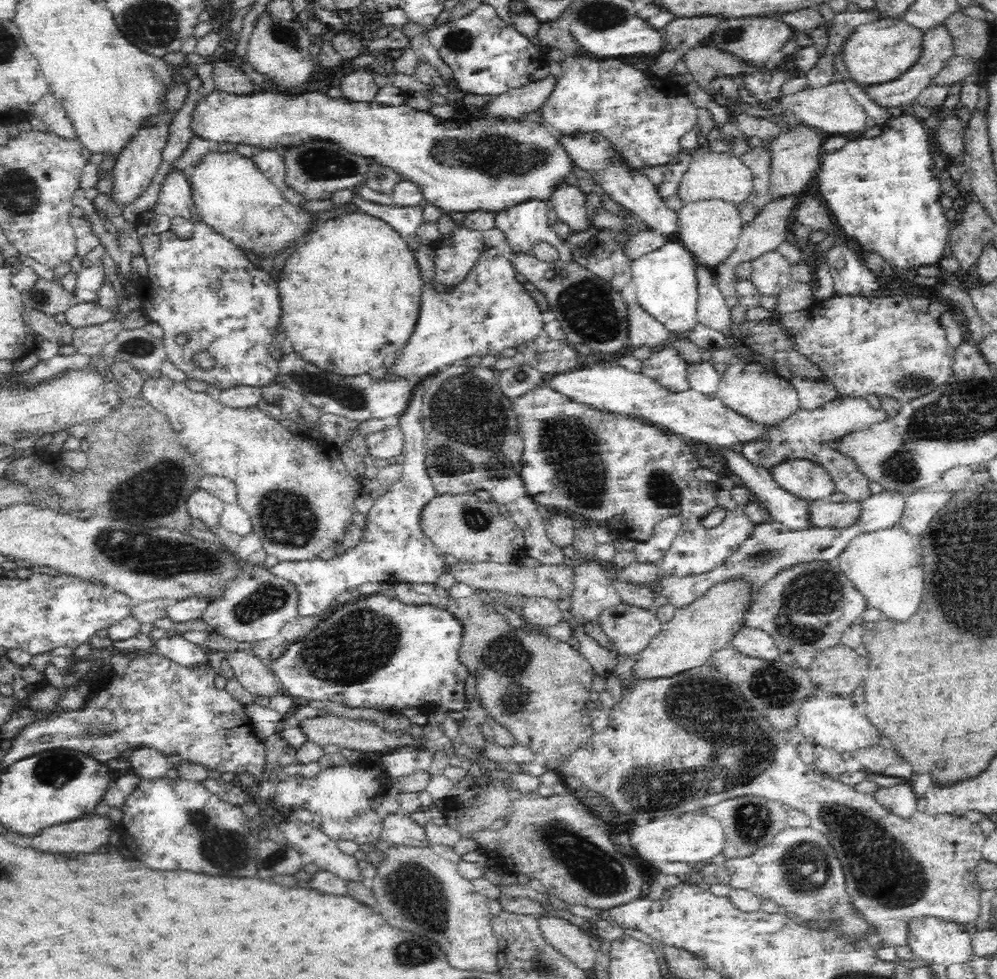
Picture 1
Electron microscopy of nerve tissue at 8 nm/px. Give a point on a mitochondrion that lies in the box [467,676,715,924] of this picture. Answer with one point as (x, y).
(604, 875)

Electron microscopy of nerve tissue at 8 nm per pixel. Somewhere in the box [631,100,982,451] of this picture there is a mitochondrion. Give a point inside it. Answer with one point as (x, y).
(908, 383)

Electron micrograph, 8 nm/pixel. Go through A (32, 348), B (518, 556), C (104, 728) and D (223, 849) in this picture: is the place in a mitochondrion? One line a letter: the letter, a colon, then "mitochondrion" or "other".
A: other
B: other
C: mitochondrion
D: mitochondrion

